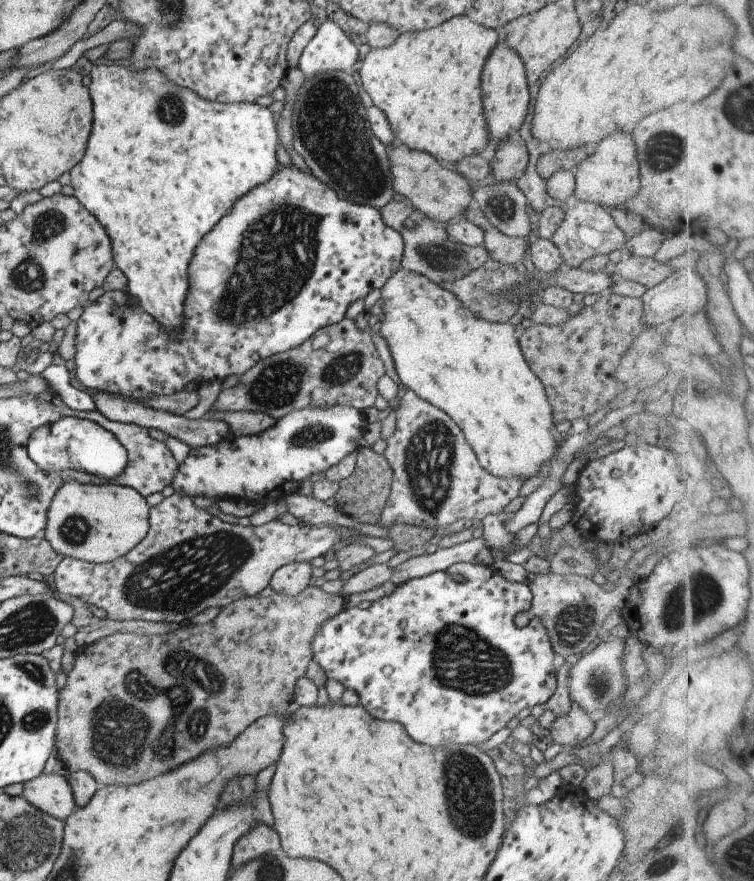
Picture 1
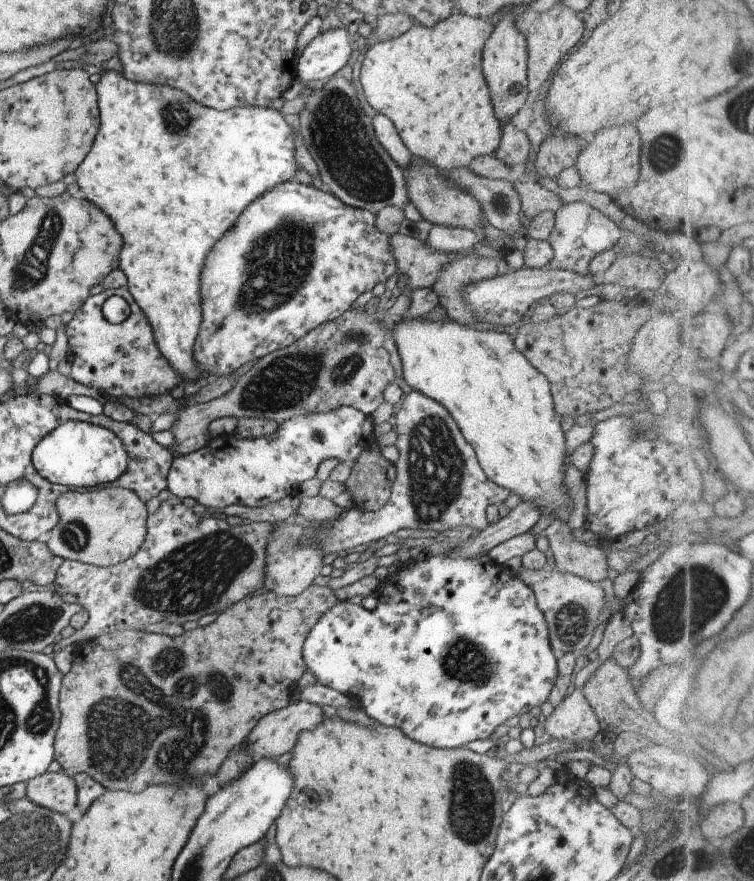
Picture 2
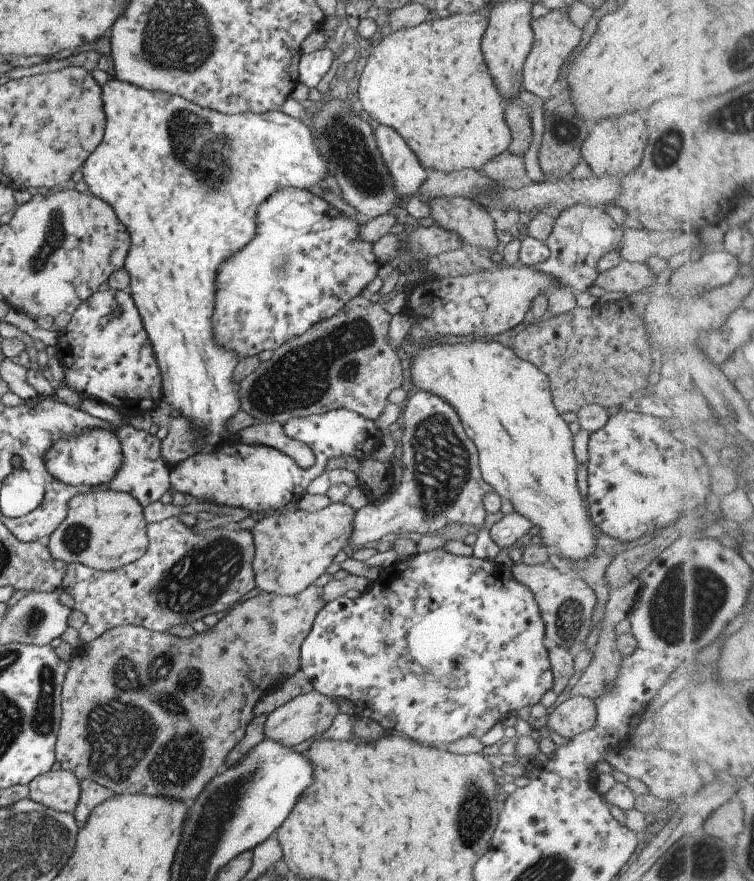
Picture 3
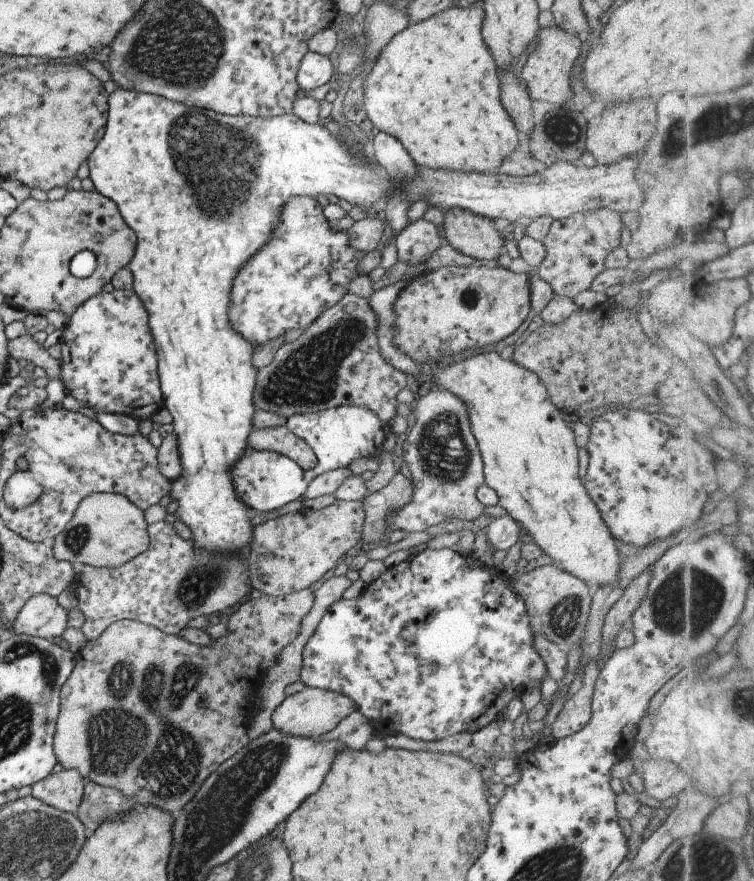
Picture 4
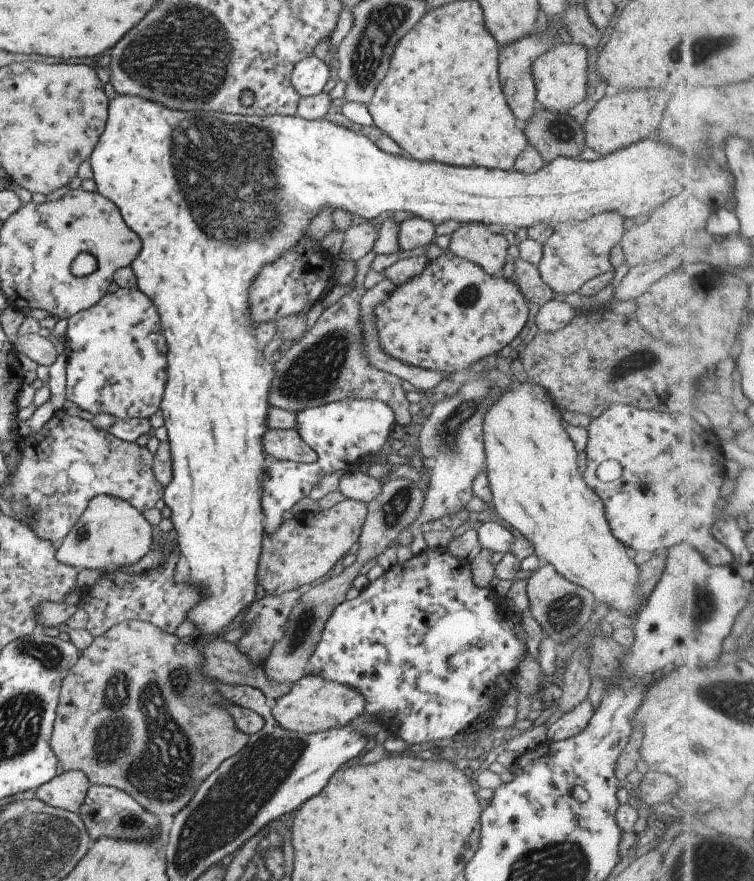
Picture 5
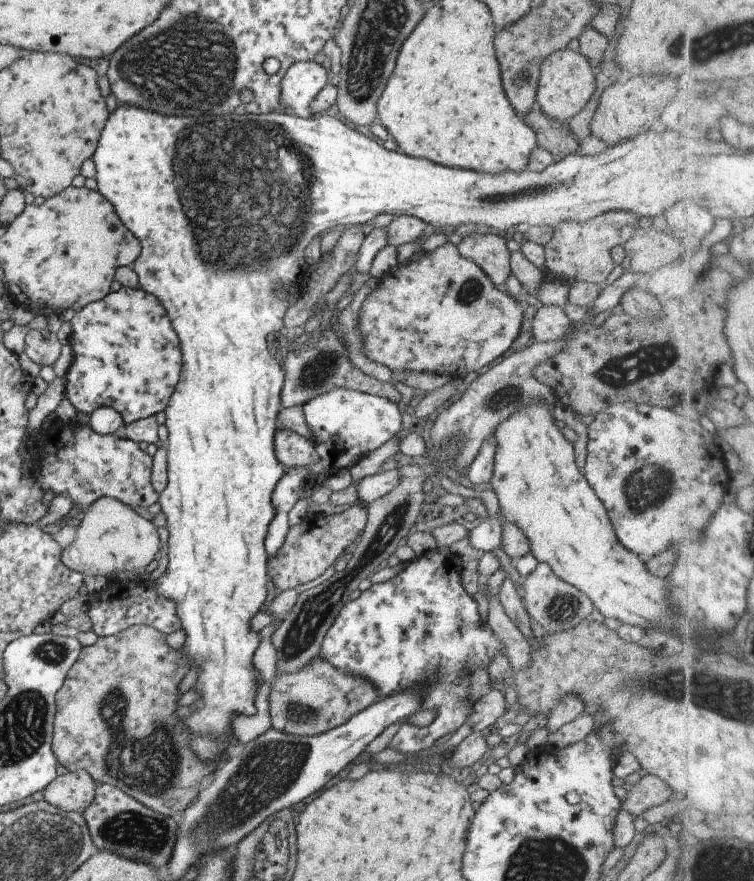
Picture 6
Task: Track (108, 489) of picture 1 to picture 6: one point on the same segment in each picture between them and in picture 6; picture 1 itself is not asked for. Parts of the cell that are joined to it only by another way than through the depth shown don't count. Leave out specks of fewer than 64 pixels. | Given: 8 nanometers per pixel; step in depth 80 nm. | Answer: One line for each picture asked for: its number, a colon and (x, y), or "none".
2: (102, 527)
3: (103, 529)
4: (105, 530)
5: (109, 533)
6: (110, 537)

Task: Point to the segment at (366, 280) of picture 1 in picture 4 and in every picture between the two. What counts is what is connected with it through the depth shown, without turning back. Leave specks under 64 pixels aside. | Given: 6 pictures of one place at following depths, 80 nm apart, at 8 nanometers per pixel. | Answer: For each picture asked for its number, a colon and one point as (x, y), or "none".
2: (297, 257)
3: (301, 266)
4: (305, 267)

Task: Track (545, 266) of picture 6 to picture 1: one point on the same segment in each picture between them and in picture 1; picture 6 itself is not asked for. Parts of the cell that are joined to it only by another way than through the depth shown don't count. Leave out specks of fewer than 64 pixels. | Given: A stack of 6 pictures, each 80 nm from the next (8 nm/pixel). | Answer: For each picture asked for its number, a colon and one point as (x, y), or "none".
1: (586, 230)
2: (580, 232)
3: (580, 235)
4: (576, 246)
5: (573, 251)

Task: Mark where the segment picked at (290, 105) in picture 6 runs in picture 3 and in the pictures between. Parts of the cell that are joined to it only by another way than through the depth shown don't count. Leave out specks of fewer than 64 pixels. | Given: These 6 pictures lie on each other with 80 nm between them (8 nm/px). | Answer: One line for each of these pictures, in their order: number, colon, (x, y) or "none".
3: (311, 67)
4: (315, 69)
5: (309, 75)

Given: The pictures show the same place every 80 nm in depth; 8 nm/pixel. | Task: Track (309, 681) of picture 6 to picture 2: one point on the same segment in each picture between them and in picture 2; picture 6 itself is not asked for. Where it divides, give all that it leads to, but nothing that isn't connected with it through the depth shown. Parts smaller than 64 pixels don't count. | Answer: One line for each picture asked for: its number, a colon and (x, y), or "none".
2: (275, 732)
3: (303, 716)
4: (310, 712)
5: (315, 705)

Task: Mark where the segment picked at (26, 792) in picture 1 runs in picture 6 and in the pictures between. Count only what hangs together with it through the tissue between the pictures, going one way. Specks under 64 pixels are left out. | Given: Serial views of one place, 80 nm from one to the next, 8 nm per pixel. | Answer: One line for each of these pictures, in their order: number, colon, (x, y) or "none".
2: (56, 791)
3: (59, 790)
4: (63, 790)
5: (66, 791)
6: (72, 791)

